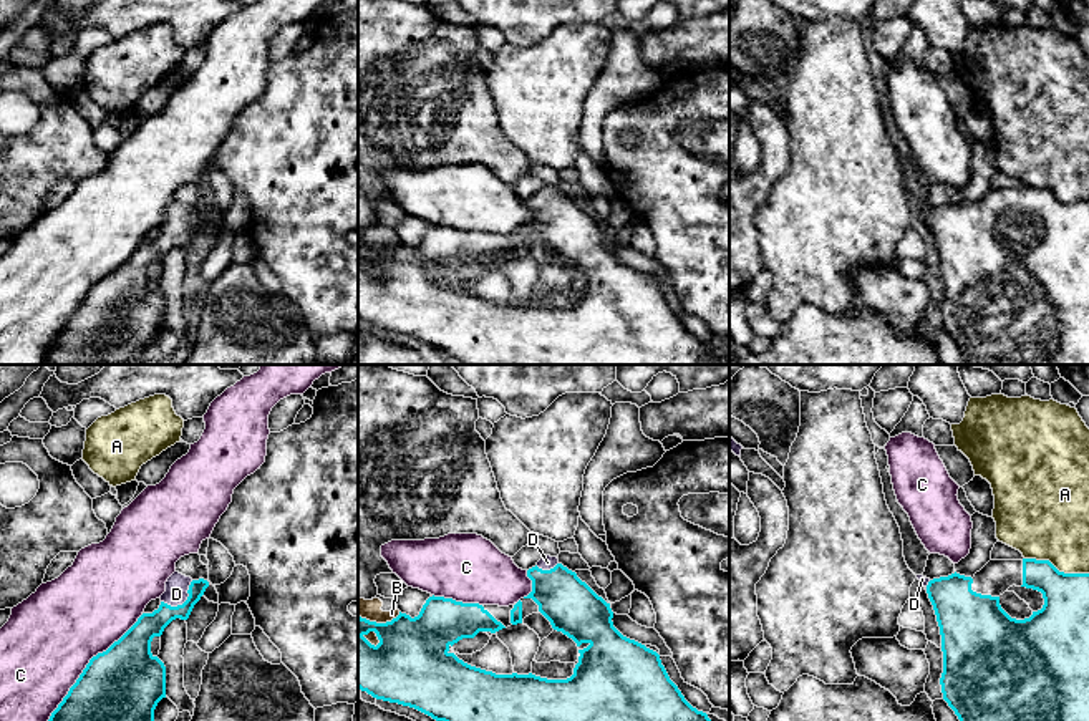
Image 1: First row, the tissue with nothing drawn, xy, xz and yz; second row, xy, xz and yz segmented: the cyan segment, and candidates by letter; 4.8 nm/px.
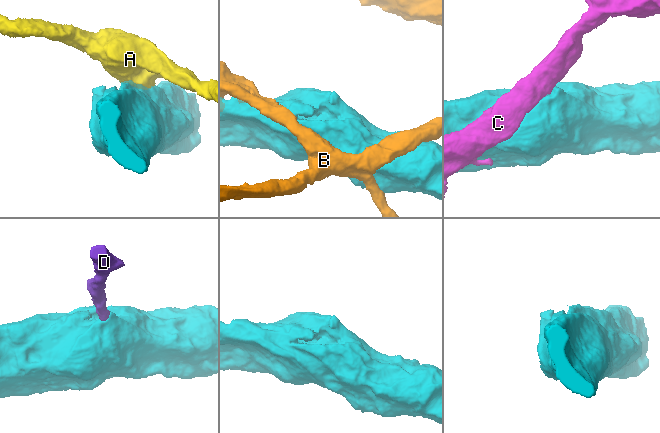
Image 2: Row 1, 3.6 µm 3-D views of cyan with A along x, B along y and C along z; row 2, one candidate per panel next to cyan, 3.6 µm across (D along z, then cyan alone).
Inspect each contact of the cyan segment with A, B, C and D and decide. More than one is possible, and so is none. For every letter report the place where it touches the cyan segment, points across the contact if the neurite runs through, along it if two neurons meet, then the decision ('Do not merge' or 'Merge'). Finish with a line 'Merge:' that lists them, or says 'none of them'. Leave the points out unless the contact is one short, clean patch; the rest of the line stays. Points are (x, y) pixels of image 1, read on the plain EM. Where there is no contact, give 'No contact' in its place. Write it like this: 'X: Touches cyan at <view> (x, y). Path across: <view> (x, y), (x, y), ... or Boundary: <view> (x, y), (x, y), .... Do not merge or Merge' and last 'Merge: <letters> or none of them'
A: Touches cyan at yz (1055, 196). Do not merge
B: Touches cyan at xz (378, 252). Do not merge
C: Touches cyan at xy (83, 300). Do not merge
D: Touches cyan at xy (184, 231). Path across: xy (148, 254), (173, 234), (184, 231), (176, 222). Merge
Merge: D

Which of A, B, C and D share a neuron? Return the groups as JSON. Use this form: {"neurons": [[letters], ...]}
{"neurons": [["A"], ["B"], ["C"], ["D"]]}

